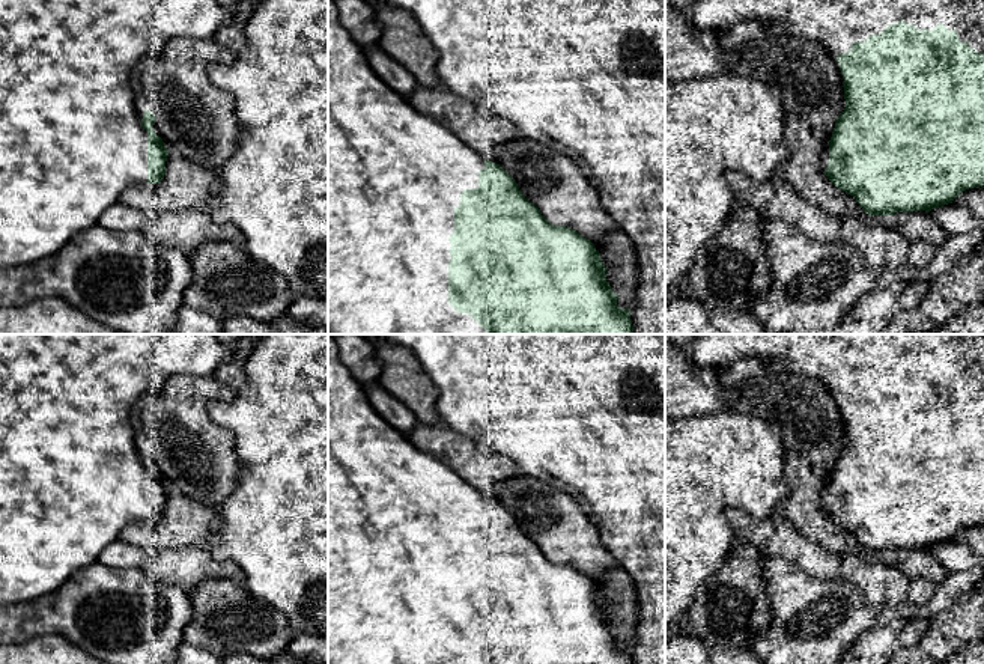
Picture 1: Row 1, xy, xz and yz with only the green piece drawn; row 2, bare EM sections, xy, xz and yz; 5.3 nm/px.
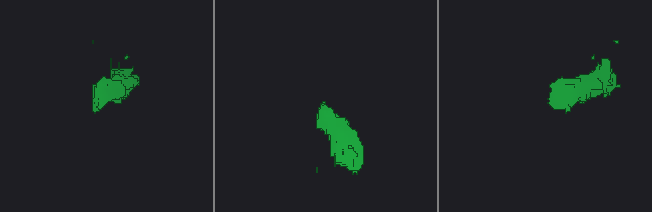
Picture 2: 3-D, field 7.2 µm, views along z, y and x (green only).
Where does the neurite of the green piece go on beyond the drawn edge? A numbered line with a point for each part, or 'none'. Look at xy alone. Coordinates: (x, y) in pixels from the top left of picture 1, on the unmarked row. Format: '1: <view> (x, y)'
1: xy (71, 478)

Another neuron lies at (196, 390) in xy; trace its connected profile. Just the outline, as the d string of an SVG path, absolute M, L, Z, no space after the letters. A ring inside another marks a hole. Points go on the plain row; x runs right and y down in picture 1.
M173 375L156 397L143 401L135 422L140 440L150 443L159 455L158 468L167 486L217 512L238 483L239 461L232 431L215 425L206 416L206 404L212 399L230 401L235 396L233 388L214 376Z

